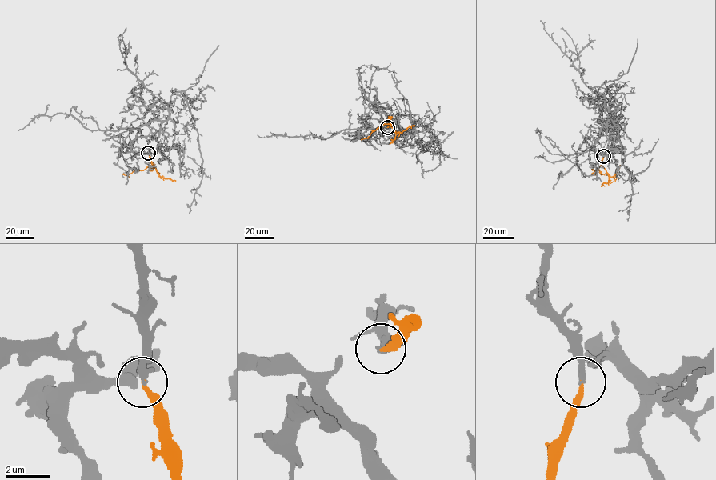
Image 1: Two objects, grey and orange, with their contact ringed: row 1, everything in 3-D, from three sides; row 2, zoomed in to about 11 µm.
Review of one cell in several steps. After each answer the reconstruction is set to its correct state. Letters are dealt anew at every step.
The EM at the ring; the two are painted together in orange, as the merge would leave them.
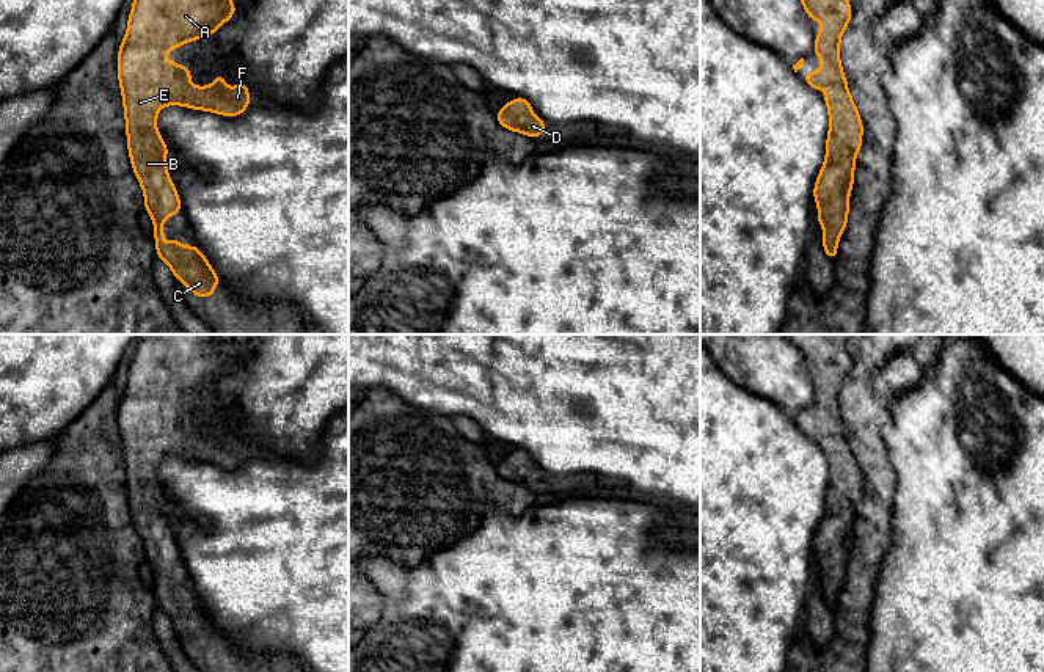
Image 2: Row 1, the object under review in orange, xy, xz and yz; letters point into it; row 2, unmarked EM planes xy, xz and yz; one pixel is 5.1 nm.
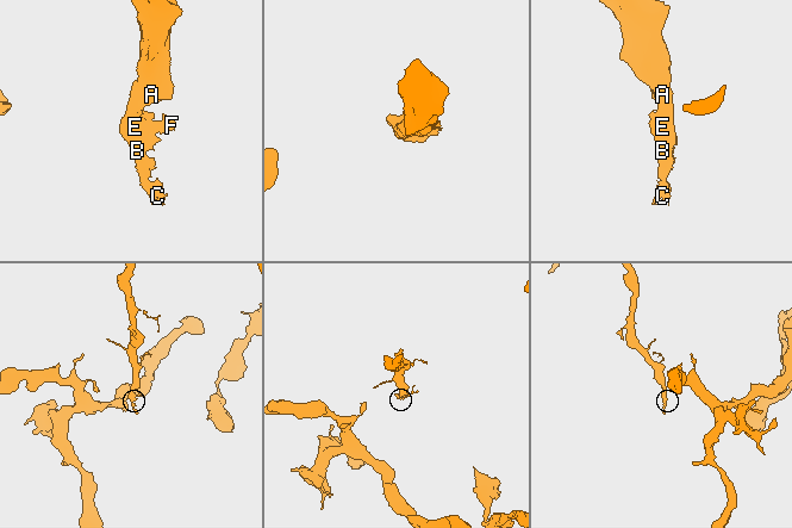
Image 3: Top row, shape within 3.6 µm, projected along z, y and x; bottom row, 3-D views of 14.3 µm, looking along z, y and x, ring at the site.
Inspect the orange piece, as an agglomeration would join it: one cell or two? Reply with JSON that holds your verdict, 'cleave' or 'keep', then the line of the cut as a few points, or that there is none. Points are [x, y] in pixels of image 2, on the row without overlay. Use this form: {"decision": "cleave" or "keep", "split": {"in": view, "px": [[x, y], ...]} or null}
{"decision": "keep", "split": null}

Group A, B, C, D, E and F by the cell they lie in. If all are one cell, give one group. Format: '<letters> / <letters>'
A B C D E F

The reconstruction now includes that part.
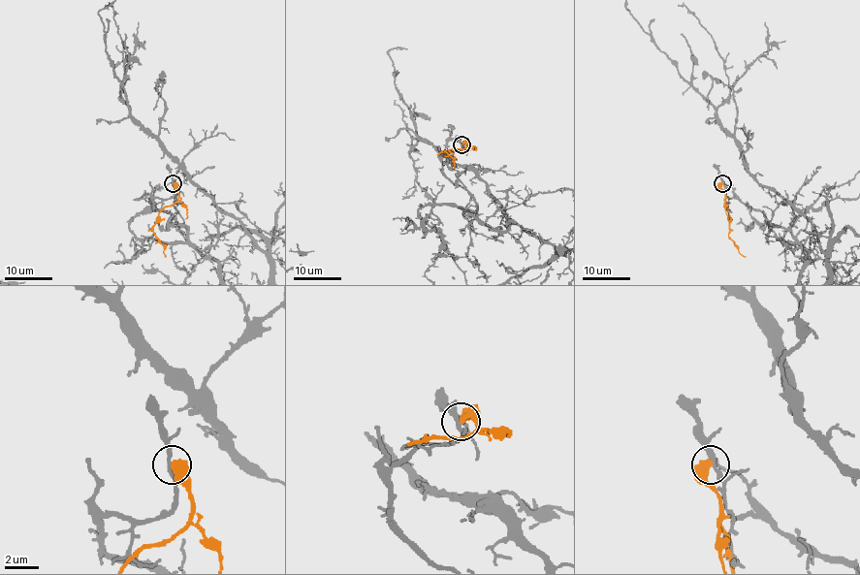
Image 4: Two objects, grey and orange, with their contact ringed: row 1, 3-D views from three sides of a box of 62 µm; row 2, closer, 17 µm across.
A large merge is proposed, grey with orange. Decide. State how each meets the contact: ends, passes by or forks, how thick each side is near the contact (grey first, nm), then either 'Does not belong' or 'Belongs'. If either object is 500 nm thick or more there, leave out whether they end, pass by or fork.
Thickness 240 nm (grey) against 550 nm. Does not belong

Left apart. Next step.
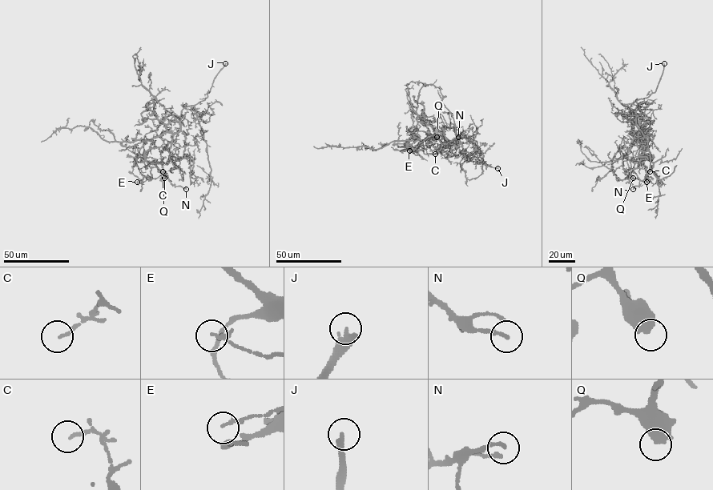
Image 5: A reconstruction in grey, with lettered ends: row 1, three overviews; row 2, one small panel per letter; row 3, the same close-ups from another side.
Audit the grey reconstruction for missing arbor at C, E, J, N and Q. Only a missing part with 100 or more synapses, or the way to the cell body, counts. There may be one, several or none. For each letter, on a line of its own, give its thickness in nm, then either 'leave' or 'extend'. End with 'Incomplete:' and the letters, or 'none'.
C: 110 nm | leave
E: 130 nm | leave
J: 320 nm | extend
N: 170 nm | leave
Q: 650 nm | leave
Incomplete: J

